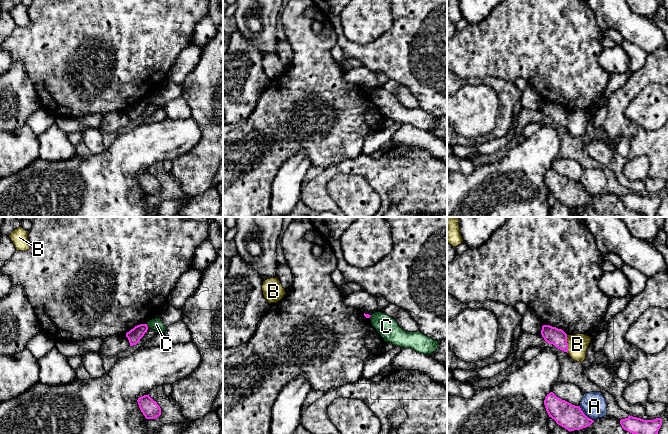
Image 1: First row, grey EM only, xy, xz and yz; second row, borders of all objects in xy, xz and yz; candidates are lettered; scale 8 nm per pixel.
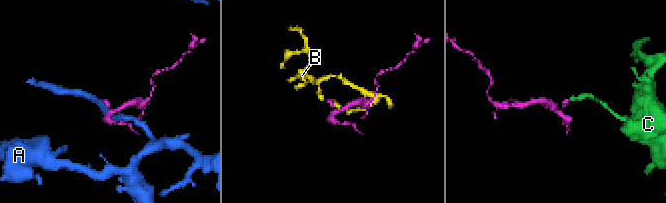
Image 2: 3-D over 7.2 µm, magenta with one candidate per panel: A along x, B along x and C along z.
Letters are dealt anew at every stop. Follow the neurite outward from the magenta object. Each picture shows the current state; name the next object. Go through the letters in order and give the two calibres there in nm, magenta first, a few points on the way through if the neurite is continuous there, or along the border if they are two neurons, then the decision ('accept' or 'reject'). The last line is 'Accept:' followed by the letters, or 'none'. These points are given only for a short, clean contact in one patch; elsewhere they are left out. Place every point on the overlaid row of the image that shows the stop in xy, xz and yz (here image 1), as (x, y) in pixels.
A: 200 nm thick on the magenta side, 200 nm on the other; border along yz (579, 405), (580, 409), (593, 420); reject
B: 140 nm thick on the magenta side, 160 nm on the other; reject
C: 110 nm thick on the magenta side, 100 nm on the other; border along xy (146, 323), (148, 327); reject
Accept: none

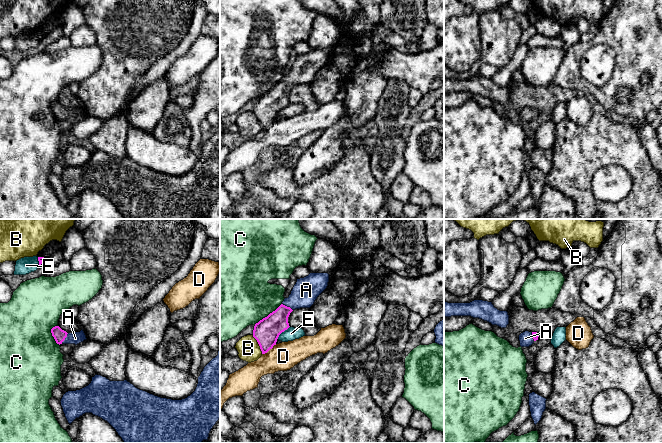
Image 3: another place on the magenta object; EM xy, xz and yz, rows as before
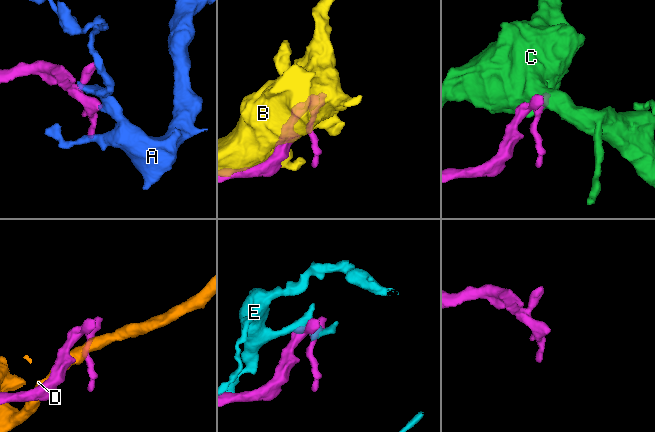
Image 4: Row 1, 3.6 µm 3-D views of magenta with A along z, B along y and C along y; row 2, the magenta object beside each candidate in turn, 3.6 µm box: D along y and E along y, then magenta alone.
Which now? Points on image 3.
A: 100 nm thick on the magenta side, 100 nm on the other; runs through xy (59, 335), (65, 337), (75, 338); accept
B: 200 nm thick on the magenta side, 180 nm on the other; reject
C: 200 nm thick on the magenta side, 460 nm on the other; border along xz (281, 303), (255, 324); reject
D: 200 nm thick on the magenta side, 220 nm on the other; border along xz (276, 344), (262, 354); reject
E: 200 nm thick on the magenta side, 100 nm on the other; reject
Accept: A

